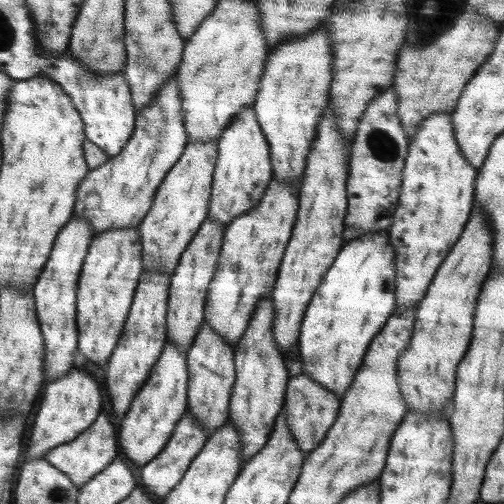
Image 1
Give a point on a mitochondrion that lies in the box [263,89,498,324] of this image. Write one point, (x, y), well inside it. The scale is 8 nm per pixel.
(384, 149)

